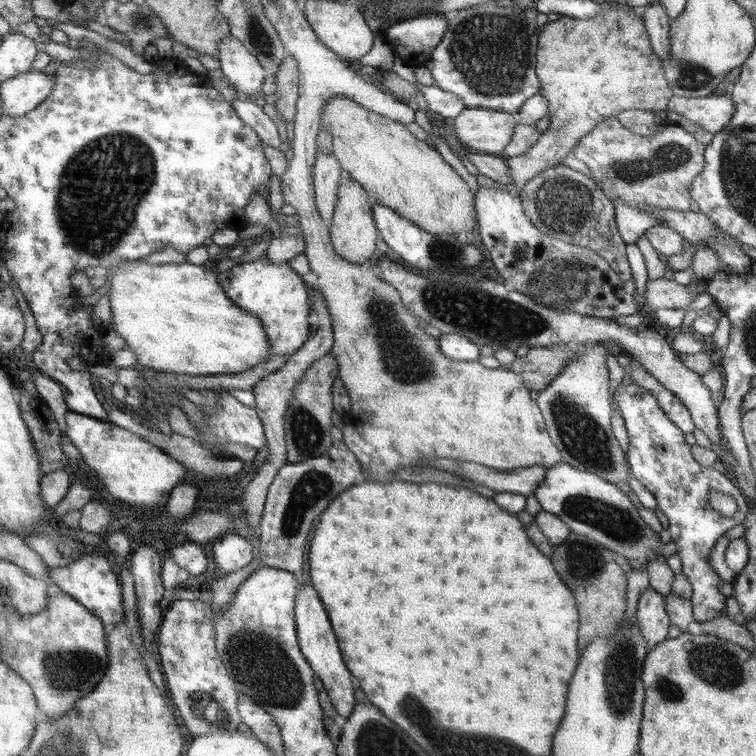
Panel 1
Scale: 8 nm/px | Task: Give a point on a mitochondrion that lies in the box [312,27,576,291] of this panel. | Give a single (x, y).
(448, 255)

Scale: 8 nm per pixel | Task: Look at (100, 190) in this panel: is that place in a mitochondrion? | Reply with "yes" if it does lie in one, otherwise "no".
yes

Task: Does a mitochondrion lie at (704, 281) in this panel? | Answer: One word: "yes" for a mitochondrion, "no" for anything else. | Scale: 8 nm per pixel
no

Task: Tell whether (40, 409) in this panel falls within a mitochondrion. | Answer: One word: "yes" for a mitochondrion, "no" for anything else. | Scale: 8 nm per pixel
no

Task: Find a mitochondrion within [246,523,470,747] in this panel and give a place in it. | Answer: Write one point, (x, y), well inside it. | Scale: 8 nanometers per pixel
(411, 707)

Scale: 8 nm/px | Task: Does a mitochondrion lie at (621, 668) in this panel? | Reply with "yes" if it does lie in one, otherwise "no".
yes

